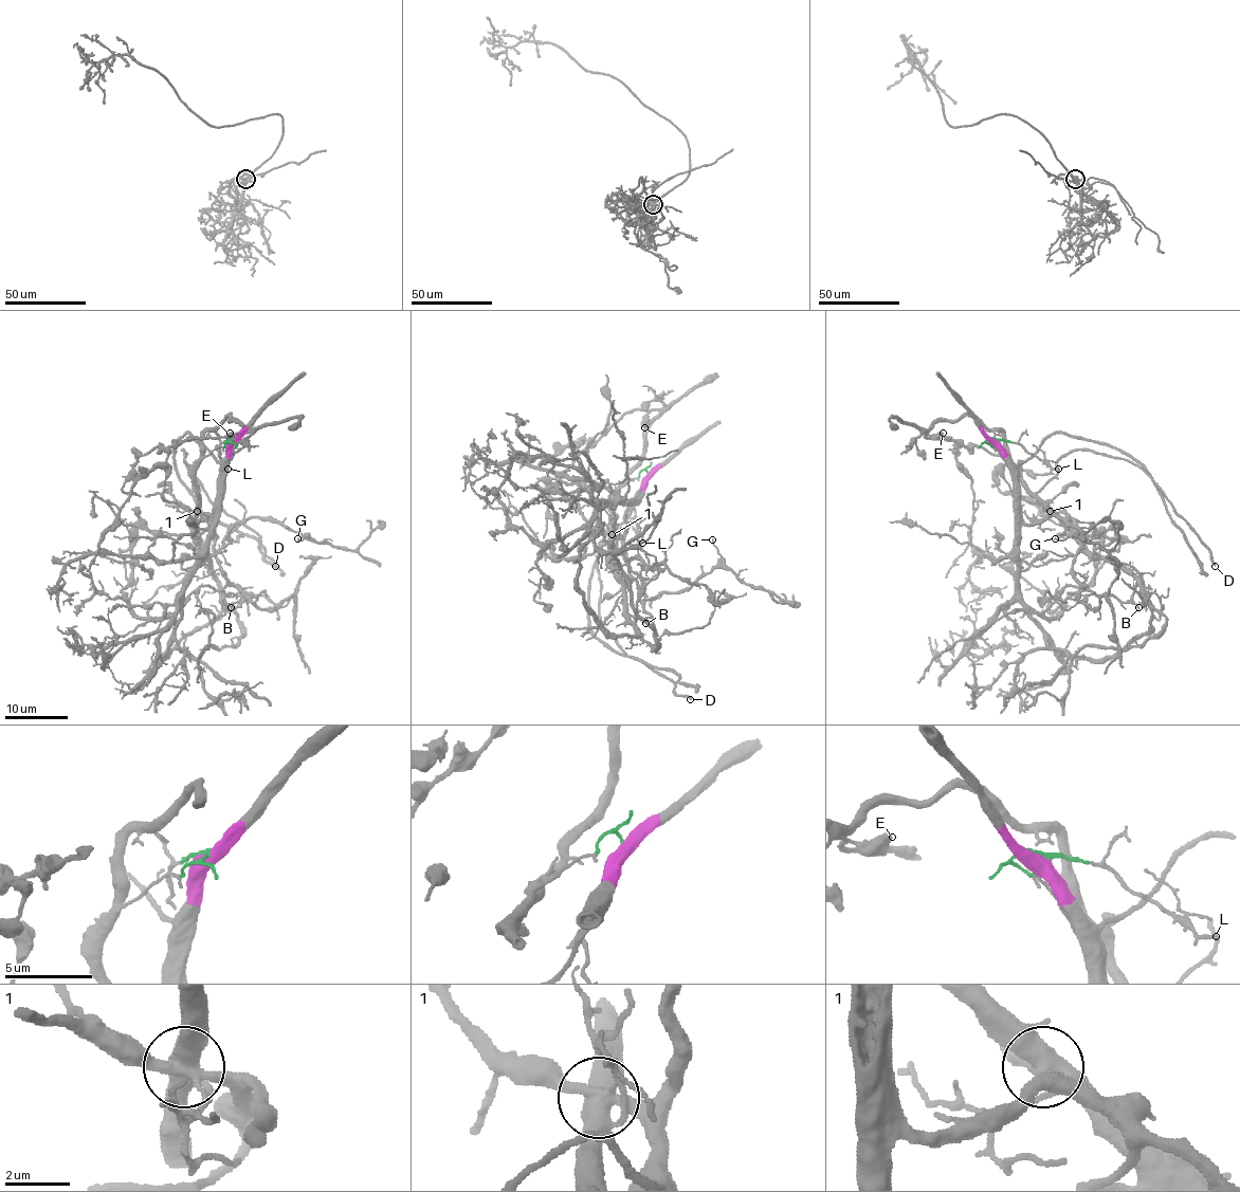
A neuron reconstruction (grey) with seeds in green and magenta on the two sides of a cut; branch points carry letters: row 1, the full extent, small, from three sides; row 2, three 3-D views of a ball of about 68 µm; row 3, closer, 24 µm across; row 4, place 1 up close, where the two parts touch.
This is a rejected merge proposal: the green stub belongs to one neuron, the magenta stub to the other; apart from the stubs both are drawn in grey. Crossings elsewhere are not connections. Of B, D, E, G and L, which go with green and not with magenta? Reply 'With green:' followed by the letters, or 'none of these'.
With green: B, D, E, G, L

